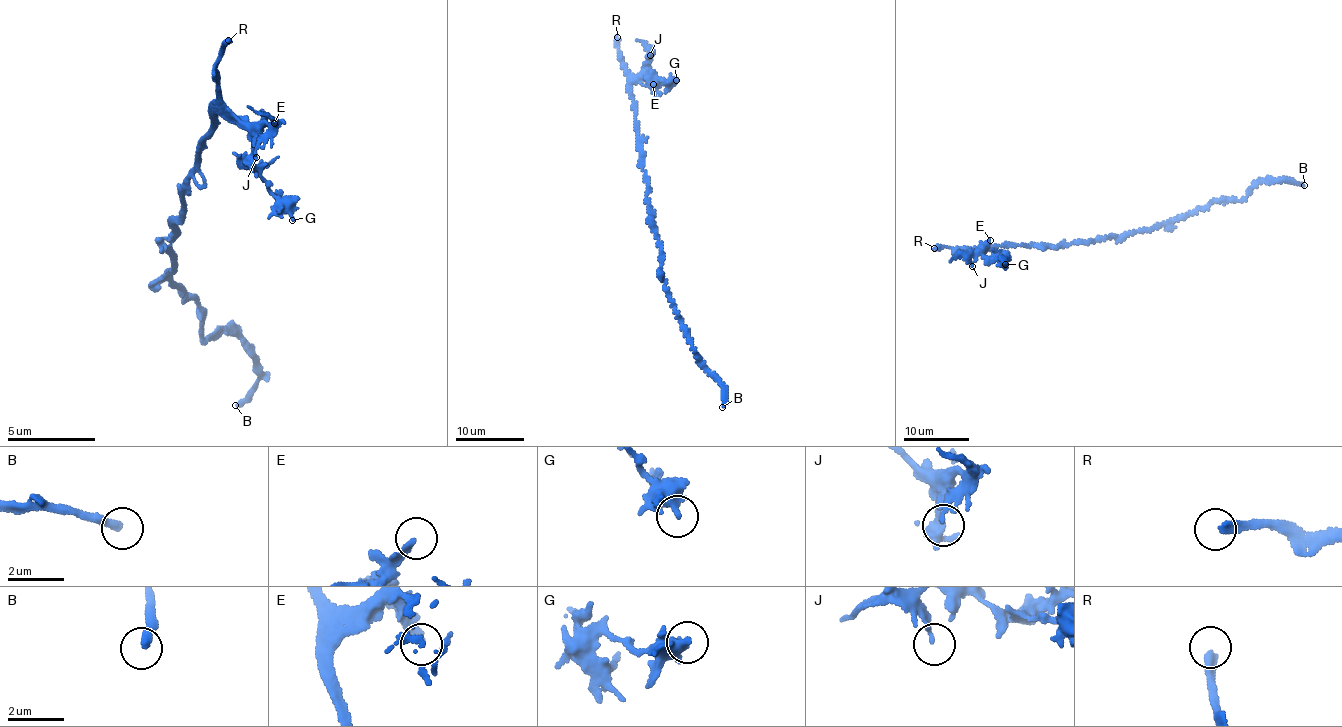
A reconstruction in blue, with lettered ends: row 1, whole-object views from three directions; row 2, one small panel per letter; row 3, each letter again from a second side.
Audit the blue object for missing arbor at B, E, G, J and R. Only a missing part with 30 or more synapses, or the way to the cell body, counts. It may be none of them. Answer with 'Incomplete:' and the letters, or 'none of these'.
Incomplete: R

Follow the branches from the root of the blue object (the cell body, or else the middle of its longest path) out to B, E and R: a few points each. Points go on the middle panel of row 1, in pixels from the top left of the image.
B: (653, 224), (666, 290), (696, 354), (724, 390), (722, 407)
E: (653, 224), (631, 87), (646, 75), (653, 84)
R: (653, 224), (631, 80), (620, 58), (617, 37)

